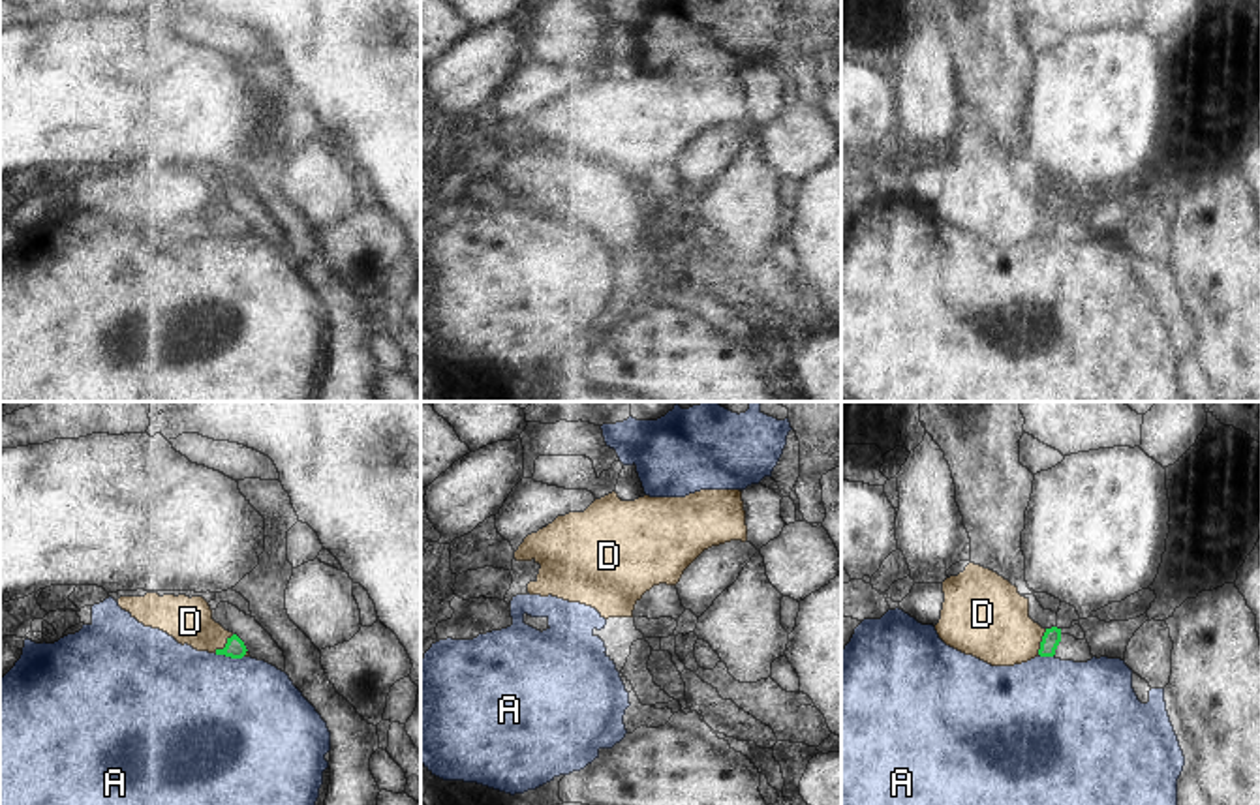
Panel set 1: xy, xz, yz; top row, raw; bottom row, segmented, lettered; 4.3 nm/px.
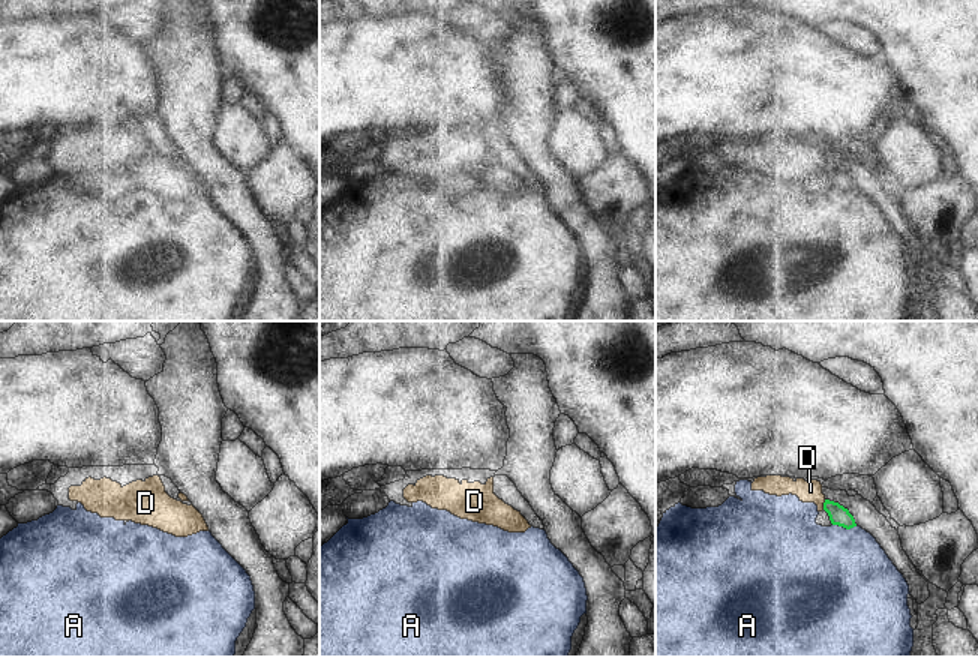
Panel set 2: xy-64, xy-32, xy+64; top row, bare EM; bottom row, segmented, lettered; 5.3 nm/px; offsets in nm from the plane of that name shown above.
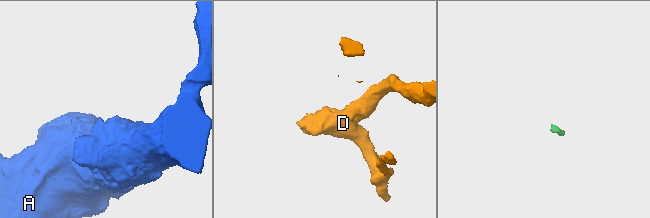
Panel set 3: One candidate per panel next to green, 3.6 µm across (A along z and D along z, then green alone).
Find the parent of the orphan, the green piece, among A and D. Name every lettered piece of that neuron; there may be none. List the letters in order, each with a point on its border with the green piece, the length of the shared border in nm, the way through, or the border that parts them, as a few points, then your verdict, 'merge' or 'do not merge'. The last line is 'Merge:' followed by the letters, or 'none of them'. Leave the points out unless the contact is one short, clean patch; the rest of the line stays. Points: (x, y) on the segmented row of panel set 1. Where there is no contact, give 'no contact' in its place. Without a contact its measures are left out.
A: contact xy (230, 655); length 130 nm; border xy (215, 653), (243, 657); do not merge
D: contact xy (226, 646); length 120 nm; way xy (235, 648), (226, 646), (201, 633), (190, 622); merge
Merge: D

